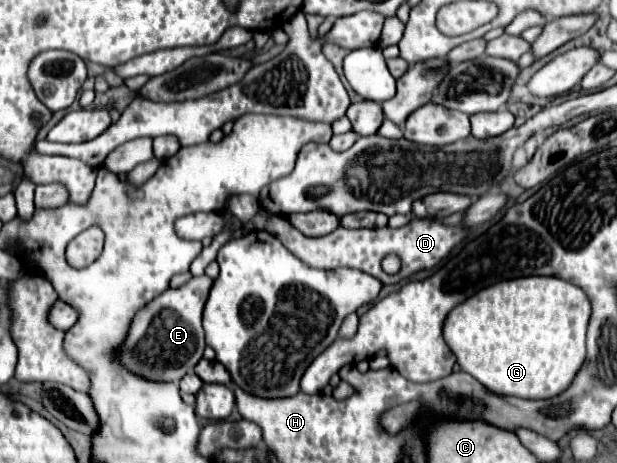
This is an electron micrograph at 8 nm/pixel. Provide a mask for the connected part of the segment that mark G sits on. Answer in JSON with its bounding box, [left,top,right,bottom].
[443,276,591,400]

